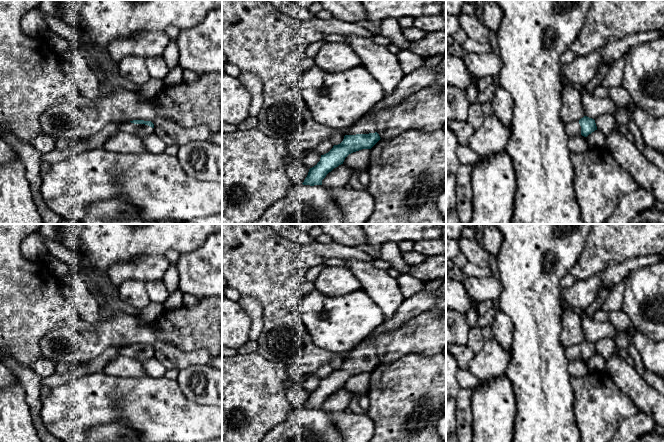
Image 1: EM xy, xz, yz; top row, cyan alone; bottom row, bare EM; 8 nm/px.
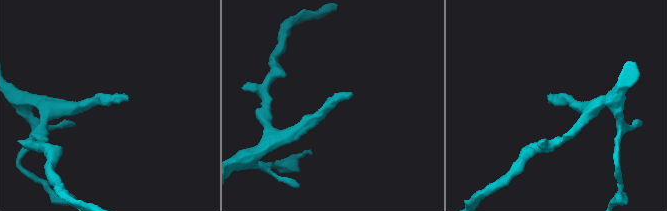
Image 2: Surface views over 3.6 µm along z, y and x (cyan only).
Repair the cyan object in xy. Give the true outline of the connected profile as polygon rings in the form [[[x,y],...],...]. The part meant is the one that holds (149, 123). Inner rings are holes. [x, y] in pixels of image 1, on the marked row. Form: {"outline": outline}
{"outline": [[[133,120],[119,125],[119,130],[145,138],[154,133],[154,124],[151,121]]]}

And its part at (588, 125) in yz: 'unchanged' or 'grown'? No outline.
grown

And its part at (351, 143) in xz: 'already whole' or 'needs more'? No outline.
needs more

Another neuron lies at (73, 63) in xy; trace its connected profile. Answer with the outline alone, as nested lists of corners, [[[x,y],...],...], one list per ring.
[[[78,44],[70,45],[66,52],[59,55],[61,69],[76,84],[84,102],[97,99],[101,94],[100,83],[78,48]]]

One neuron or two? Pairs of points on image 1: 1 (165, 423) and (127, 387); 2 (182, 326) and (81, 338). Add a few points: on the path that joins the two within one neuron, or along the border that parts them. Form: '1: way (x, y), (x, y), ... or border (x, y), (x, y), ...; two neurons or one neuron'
1: way (156, 414), (136, 394); one neuron
2: border (154, 320), (157, 336), (164, 341), (174, 344); two neurons

